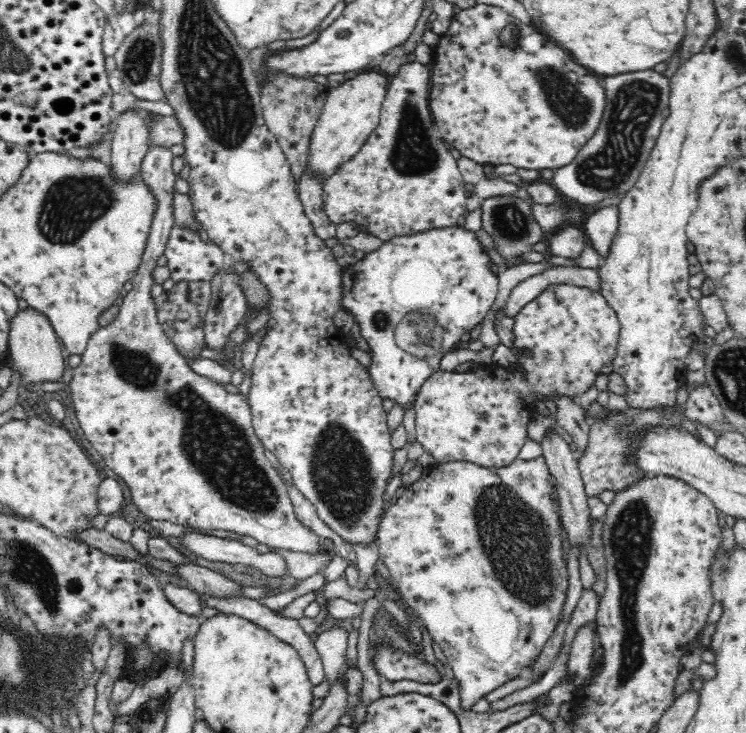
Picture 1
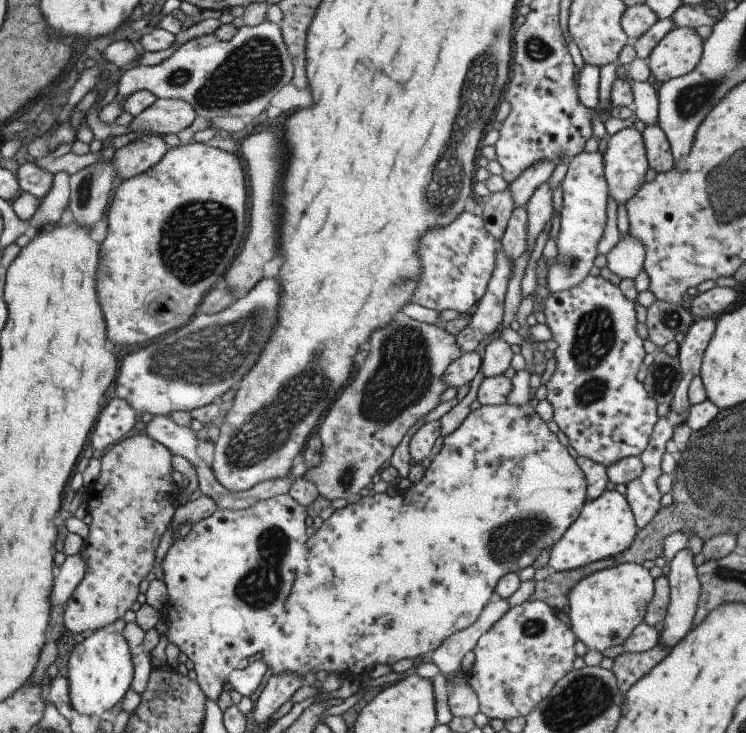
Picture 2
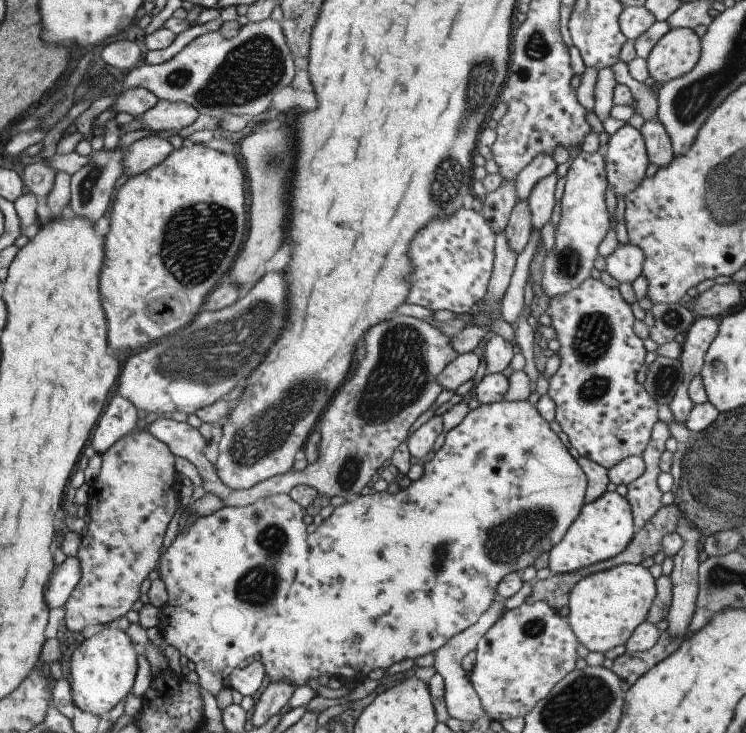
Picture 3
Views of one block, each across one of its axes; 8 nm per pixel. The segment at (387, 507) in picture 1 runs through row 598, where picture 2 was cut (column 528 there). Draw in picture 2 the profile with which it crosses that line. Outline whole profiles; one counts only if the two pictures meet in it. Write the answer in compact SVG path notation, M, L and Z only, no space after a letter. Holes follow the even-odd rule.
M506 402L503 405L481 406L481 408L475 411L470 411L460 427L444 438L443 442L444 445L440 453L431 460L431 464L428 466L428 469L425 470L425 474L420 482L412 483L411 487L405 492L393 489L388 493L375 494L371 497L359 496L357 499L350 501L345 508L336 509L331 517L325 521L316 532L310 531L310 538L306 540L306 548L310 548L310 556L306 556L306 568L298 568L298 572L294 572L294 590L290 592L290 600L286 600L286 632L282 632L282 636L286 636L286 640L290 640L290 644L294 644L294 640L298 640L298 644L302 644L302 652L298 652L298 648L282 648L282 640L278 640L278 648L266 648L266 652L261 652L260 658L269 666L273 674L291 672L298 673L304 678L306 672L313 671L316 674L319 670L324 670L324 672L328 673L341 672L343 676L351 676L353 679L360 680L364 674L368 674L368 670L372 671L377 664L386 663L392 665L396 661L406 657L416 659L417 661L423 659L425 656L430 655L433 650L450 635L474 624L474 621L478 618L482 609L485 608L486 603L496 597L494 594L495 586L502 576L508 573L516 573L526 566L532 566L536 558L540 556L540 552L544 549L549 551L551 546L556 544L566 530L570 528L570 525L574 524L574 521L579 517L579 512L582 510L584 503L587 501L587 482L584 472L582 472L582 469L578 466L576 459L568 453L568 448L558 441L556 433L548 429L546 423L540 419L530 404L518 406L509 405Z

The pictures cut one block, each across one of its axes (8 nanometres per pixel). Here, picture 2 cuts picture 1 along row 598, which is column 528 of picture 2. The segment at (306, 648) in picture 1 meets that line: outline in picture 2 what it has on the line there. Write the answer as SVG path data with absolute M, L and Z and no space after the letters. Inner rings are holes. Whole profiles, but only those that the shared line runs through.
M548 181L538 187L529 198L525 206L527 212L527 248L532 252L536 244L538 234L544 230L544 226L552 216L552 190Z

